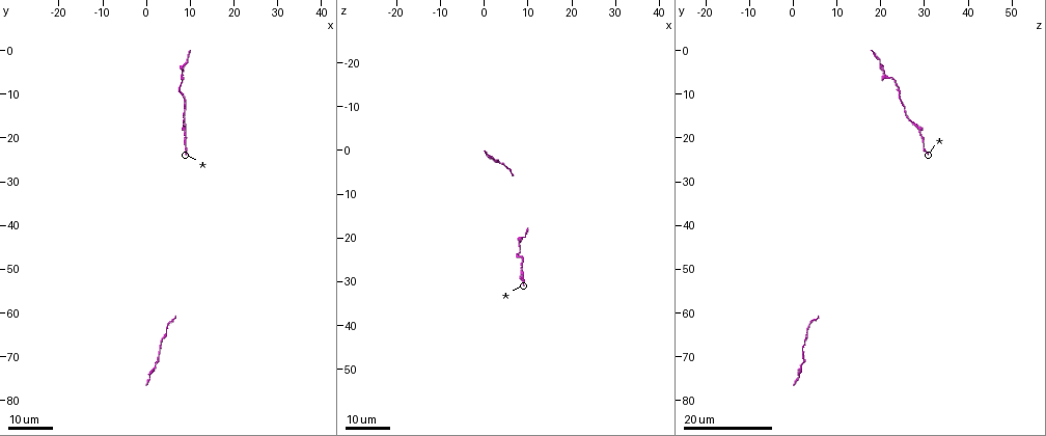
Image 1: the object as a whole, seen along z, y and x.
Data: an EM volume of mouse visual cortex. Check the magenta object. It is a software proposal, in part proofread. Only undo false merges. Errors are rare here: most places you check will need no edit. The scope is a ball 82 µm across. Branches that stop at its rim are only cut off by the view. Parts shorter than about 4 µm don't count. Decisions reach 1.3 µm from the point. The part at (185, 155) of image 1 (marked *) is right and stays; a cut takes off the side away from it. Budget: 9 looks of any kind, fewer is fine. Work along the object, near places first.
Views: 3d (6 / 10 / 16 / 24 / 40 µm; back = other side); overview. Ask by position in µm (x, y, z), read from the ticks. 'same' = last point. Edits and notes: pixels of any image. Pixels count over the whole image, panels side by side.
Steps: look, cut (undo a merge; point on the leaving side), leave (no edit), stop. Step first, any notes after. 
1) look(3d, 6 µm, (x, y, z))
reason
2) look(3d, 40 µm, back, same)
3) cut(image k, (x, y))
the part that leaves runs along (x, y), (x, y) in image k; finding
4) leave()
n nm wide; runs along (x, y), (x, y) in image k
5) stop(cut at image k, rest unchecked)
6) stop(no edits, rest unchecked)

look(3d, 16 µm, (9.5, 19.5, 29.0))
a narrow waist

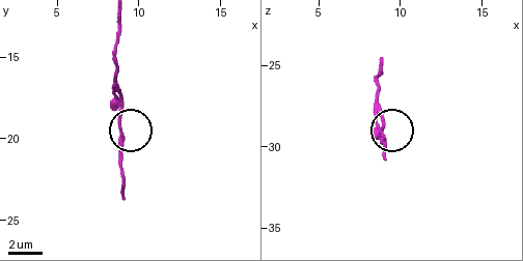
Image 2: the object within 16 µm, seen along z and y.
look(3d, 10 µm, (8.9, 19.2, 29.1))

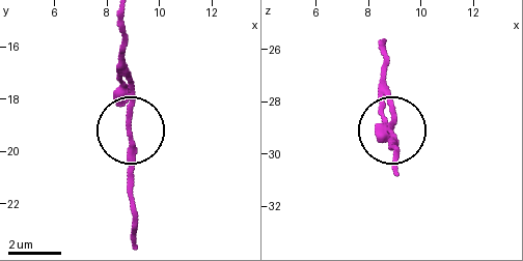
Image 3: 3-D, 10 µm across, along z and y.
leave()
190 nm wide; one neuron here

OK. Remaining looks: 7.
look(3d, 16 µm, (4.0, 66.5, 3.0))
thick turns thin

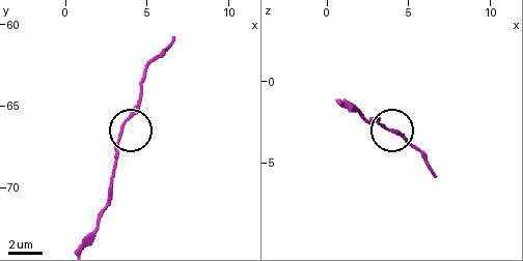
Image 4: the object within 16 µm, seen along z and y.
look(3d, 6 µm, (3.7, 66.0, 2.9))

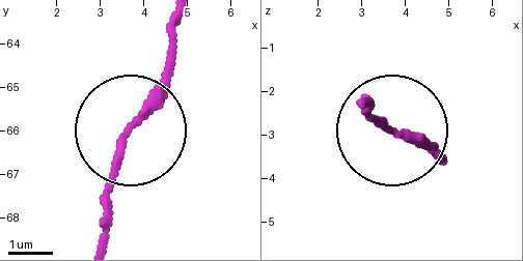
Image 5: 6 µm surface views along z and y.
leave()
all the same neuron

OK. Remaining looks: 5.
look(3d, 16 µm, (1.5, 72.0, 1.5))
sudden change in width

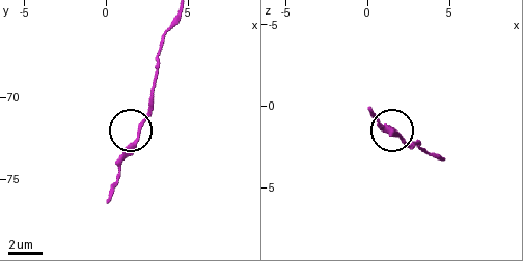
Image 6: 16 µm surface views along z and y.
look(3d, 10 µm, (2.0, 72.6, 1.8))

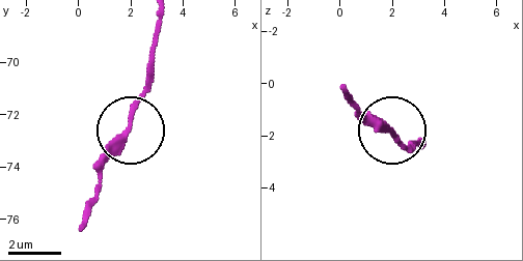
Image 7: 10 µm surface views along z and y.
look(3d, 6 µm, (1.9, 72.5, 1.7))

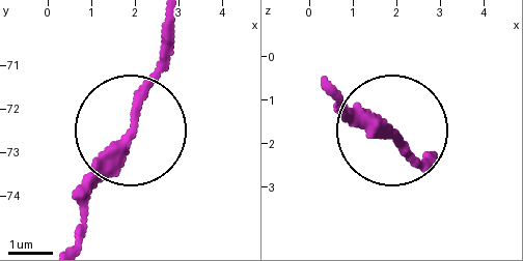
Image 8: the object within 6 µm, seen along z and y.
leave()
all the same neuron

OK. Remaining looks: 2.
look(3d, 16 µm, (8.5, 5.0, 20.5))
three-way junction

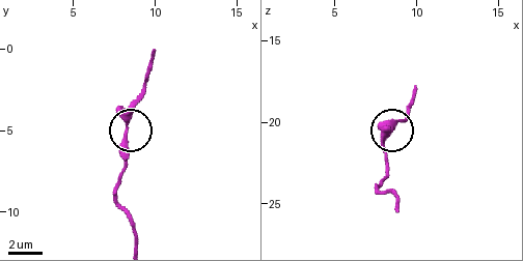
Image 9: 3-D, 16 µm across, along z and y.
look(3d, 10 µm, (8.1, 5.6, 20.8))
zoom in

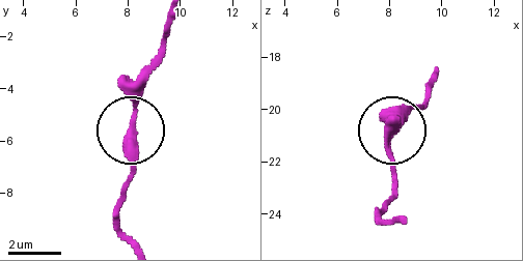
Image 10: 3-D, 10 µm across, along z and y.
leave()
3 arms; one neuron here

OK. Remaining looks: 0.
stop(no edits, rest unchecked)

